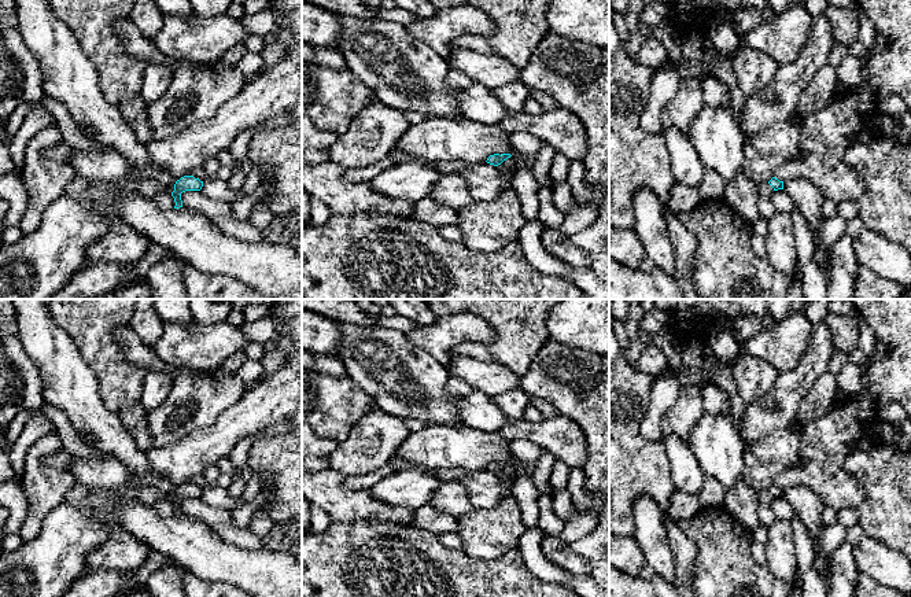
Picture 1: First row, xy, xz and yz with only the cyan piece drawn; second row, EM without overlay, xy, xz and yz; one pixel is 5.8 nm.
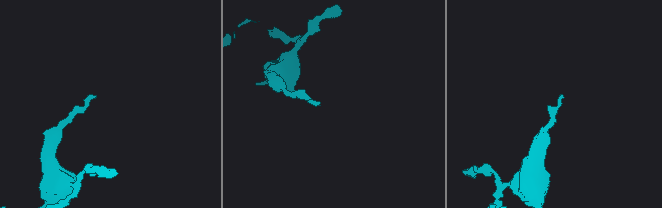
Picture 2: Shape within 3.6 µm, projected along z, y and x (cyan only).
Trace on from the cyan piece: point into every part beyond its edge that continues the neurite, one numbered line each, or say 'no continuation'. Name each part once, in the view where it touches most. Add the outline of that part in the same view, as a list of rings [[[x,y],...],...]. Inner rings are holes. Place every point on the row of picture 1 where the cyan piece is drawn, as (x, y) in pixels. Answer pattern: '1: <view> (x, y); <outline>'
no continuation

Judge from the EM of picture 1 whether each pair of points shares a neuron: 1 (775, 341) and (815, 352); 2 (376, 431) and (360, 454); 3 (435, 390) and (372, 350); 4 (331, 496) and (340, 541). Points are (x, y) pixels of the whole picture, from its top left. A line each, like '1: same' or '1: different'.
1: different
2: same
3: same
4: different

